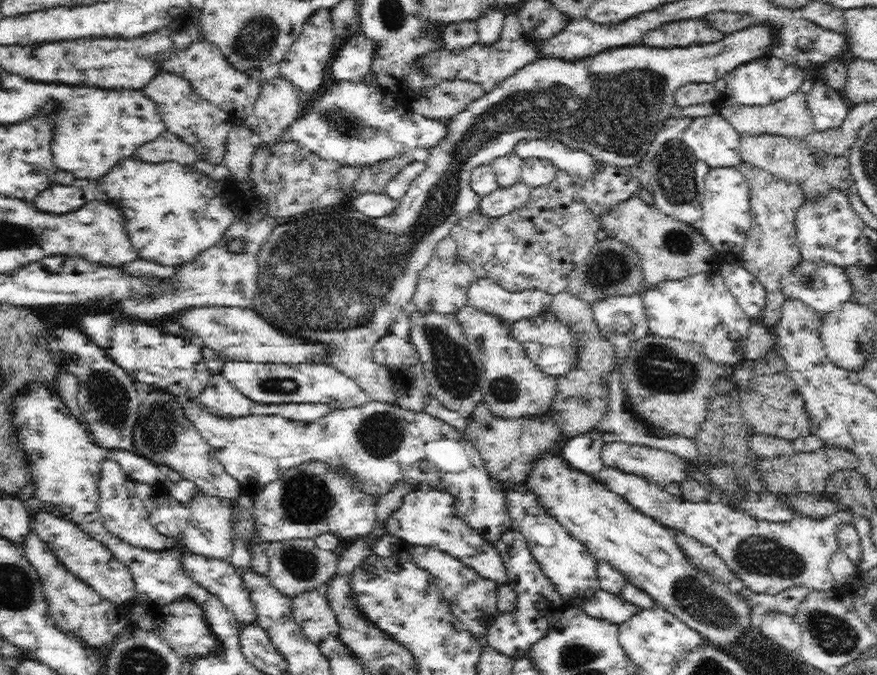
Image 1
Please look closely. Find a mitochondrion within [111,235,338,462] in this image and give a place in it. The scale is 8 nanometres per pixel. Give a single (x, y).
(158, 426)

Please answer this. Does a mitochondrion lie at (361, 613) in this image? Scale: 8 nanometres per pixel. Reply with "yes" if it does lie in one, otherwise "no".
no

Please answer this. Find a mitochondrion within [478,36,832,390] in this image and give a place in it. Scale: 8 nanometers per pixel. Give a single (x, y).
(676, 178)

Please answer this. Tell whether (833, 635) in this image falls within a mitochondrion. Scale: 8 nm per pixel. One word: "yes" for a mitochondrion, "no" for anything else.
yes

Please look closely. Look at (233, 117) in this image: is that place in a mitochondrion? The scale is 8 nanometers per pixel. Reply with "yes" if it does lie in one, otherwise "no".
no

